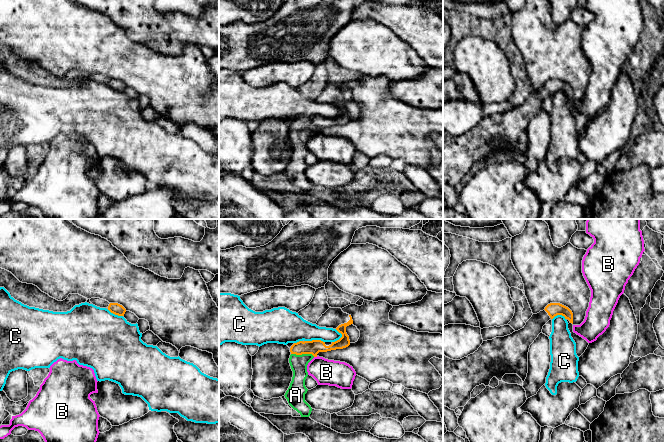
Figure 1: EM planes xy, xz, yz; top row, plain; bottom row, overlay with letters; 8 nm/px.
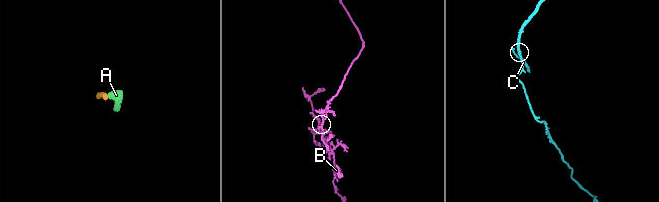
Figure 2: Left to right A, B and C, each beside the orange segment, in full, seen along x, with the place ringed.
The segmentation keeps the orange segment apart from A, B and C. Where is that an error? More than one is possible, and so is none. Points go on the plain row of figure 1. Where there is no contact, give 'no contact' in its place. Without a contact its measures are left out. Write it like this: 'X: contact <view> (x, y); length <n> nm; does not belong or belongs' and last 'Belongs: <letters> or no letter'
A: contact xz (303, 129); length 190 nm; belongs
B: contact xz (315, 132); length 30 nm; does not belong
C: contact xz (314, 116); length 170 nm; does not belong
Belongs: A

